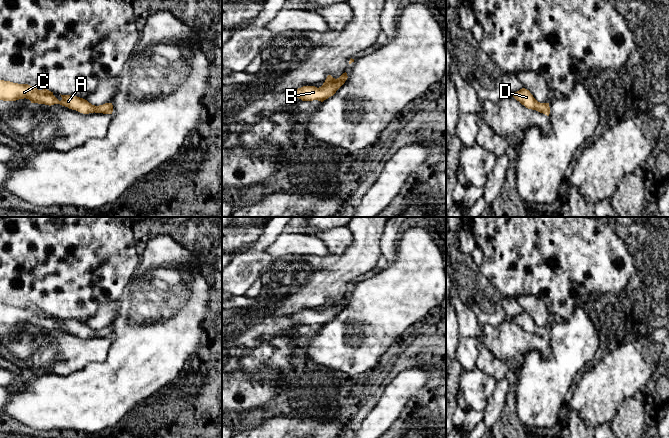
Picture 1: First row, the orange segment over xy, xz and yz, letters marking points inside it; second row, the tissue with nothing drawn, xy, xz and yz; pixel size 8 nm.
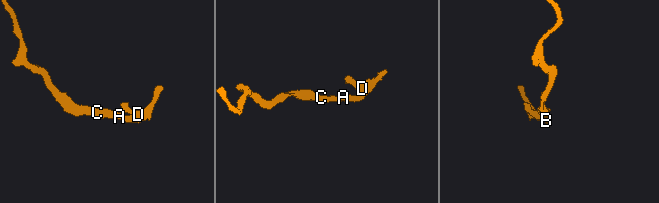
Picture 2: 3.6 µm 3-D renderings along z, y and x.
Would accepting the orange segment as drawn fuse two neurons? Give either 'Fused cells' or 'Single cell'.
Single cell

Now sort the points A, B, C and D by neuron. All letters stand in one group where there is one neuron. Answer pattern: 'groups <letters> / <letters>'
groups A B C D

